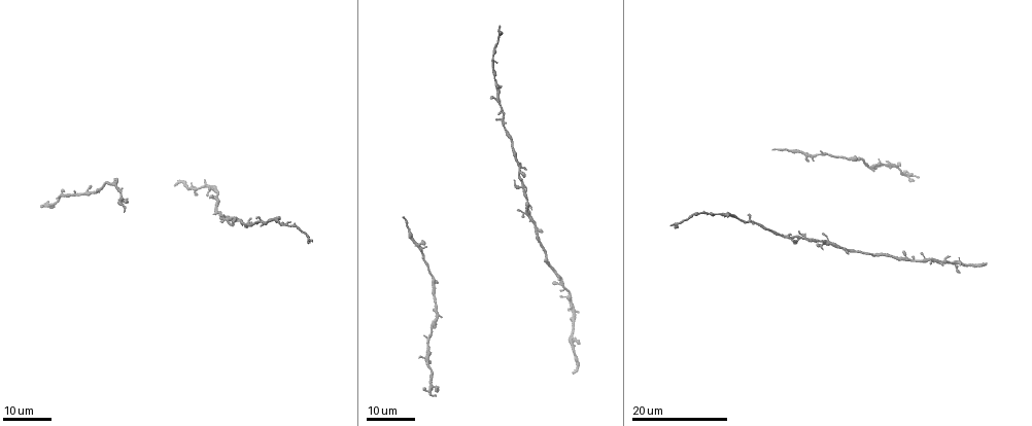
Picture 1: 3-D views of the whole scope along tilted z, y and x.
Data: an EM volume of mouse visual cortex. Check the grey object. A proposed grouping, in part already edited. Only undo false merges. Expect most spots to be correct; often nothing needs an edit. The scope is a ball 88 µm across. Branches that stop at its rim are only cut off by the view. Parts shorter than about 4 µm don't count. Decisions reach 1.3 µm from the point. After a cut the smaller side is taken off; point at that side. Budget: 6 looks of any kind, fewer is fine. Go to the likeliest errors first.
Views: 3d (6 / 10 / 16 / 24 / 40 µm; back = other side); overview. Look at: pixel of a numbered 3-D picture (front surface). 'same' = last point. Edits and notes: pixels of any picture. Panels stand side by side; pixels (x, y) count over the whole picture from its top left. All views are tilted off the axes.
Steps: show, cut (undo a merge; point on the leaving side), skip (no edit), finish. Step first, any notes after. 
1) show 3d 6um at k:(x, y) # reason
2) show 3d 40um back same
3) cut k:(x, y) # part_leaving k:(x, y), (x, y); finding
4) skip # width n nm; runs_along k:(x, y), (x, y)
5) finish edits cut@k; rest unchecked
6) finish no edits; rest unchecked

show 3d 16um at 1:(811, 154) # three-way junction

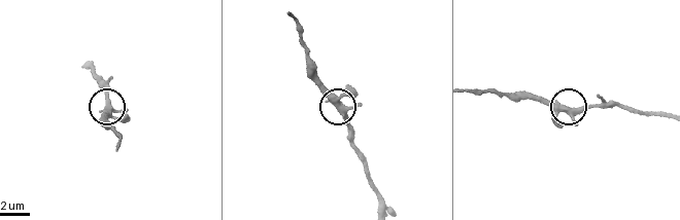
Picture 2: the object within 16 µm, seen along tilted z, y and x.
show 3d 10um at 2:(343, 112)

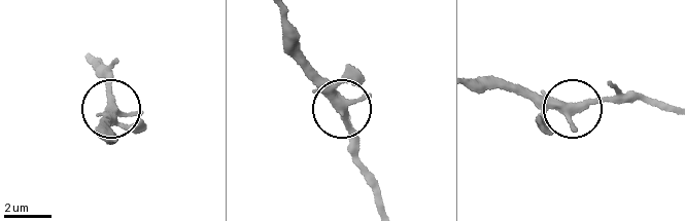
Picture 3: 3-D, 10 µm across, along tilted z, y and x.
skip # width 320 nm; one neuron here

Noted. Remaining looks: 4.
show 3d 16um at 1:(283, 224) # three-way junction

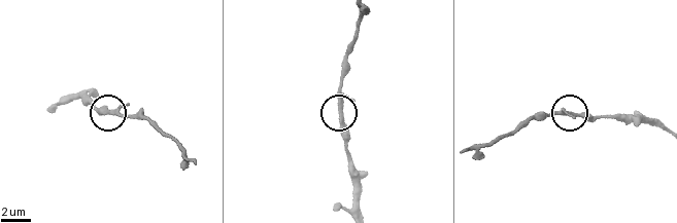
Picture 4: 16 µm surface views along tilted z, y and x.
show 3d 10um at 4:(340, 106)

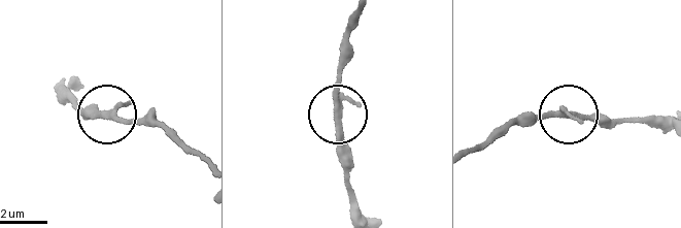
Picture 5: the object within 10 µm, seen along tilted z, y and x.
skip # arms 3; one neuron here

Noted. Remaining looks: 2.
show 3d 16um at 1:(410, 234) # sudden change in width

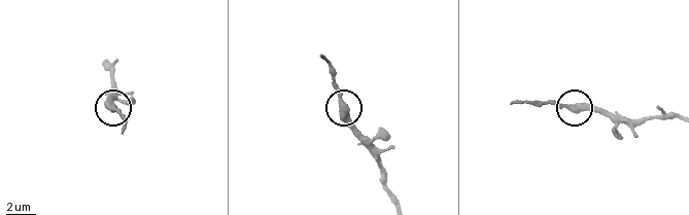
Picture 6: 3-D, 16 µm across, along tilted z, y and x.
show 3d 10um at 6:(344, 103) # closer look

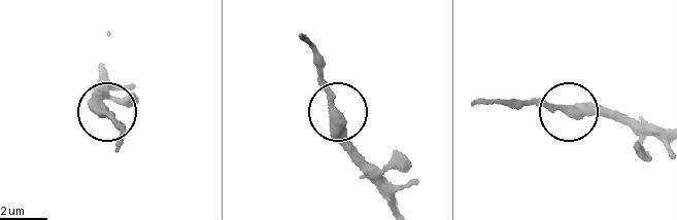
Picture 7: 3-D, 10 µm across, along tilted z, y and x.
skip # one neuron here

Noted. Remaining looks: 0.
finish no edits; rest unchecked

